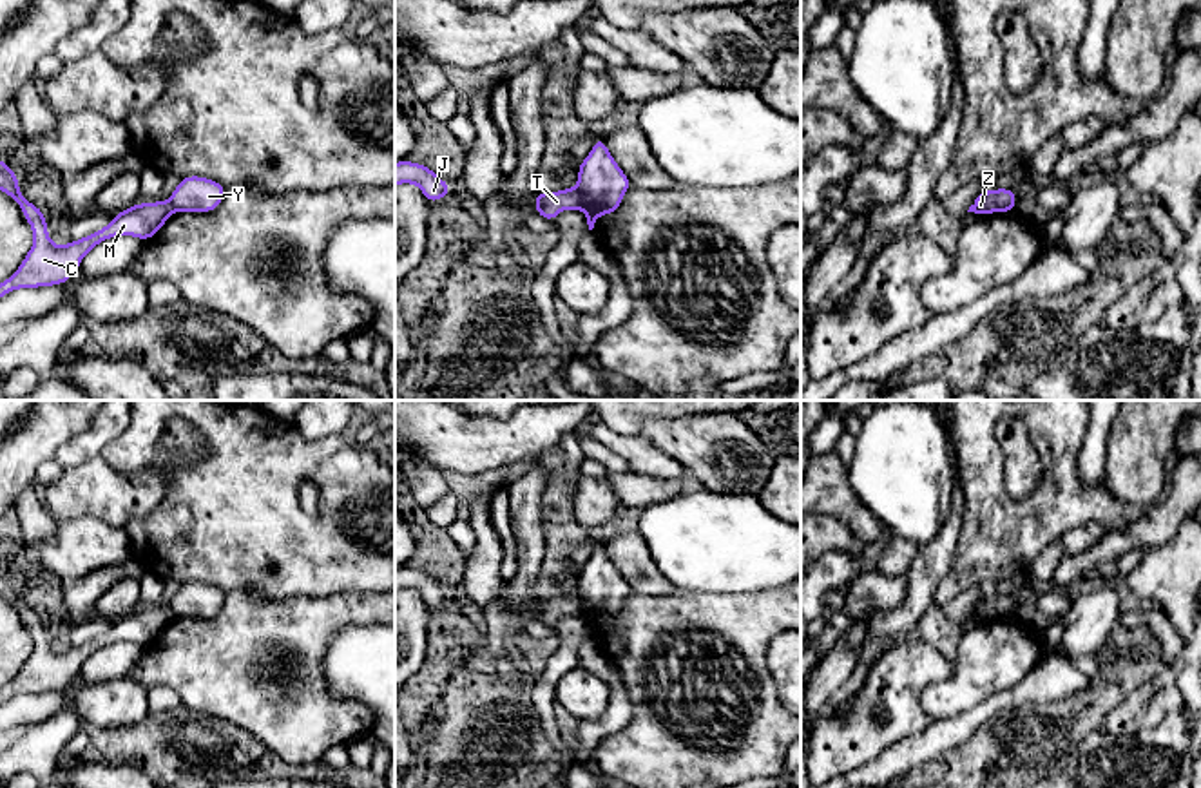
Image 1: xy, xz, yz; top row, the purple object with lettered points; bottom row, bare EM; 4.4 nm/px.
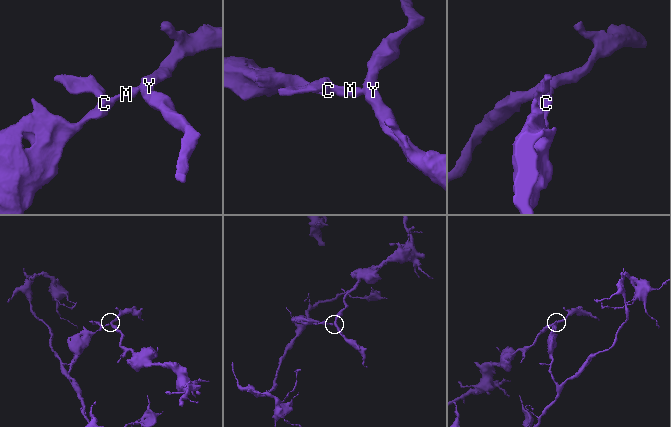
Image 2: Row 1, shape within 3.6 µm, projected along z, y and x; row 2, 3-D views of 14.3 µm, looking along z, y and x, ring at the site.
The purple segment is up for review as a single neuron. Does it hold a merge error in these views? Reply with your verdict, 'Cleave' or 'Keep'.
Cleave

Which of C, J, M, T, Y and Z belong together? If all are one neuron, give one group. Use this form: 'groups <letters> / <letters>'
groups C J M T / Y Z

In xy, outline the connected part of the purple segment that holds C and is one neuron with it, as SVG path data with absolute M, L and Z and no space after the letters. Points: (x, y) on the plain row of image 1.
M0 565L0 596L18 609L34 639L33 652L18 676L0 688L0 703L18 694L65 690L69 683L80 676L82 665L96 650L116 641L134 641L141 647L150 645L176 618L170 607L136 609L134 612L118 618L107 632L78 647L58 652L47 639L47 625L42 614L22 601L18 581L4 565Z

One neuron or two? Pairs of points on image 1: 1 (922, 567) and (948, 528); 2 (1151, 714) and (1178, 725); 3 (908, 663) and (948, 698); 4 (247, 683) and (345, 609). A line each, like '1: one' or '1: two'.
1: one
2: two
3: two
4: one

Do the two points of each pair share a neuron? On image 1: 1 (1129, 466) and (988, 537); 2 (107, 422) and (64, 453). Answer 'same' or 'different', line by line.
1: different
2: same

